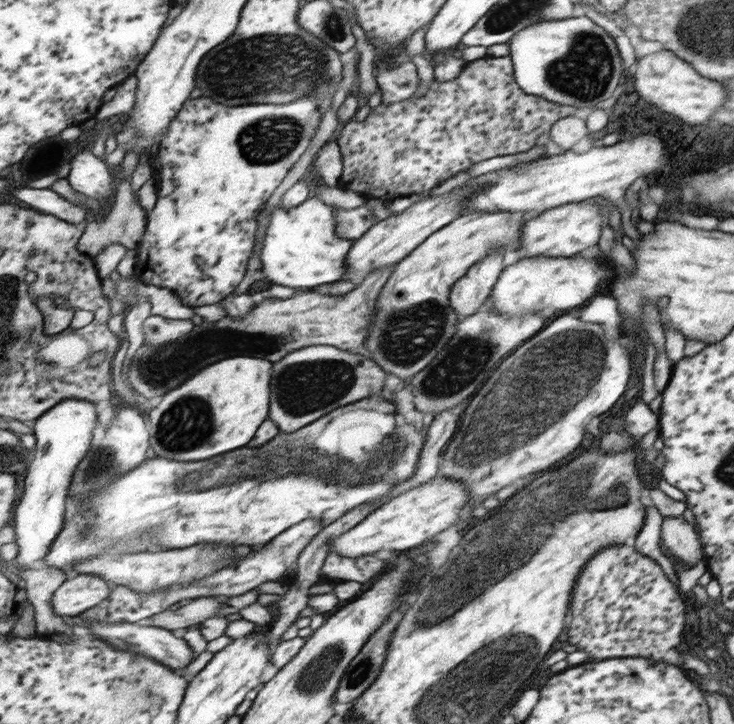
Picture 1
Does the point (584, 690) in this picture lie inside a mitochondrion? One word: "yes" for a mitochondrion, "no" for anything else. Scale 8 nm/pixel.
no

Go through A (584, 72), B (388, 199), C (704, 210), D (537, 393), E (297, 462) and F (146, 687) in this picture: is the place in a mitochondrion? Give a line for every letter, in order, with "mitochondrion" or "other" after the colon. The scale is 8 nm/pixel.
A: mitochondrion
B: other
C: other
D: mitochondrion
E: mitochondrion
F: mitochondrion

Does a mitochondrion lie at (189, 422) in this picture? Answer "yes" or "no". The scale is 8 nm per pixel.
yes

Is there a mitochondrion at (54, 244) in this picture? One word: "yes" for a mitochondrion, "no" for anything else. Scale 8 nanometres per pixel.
no

